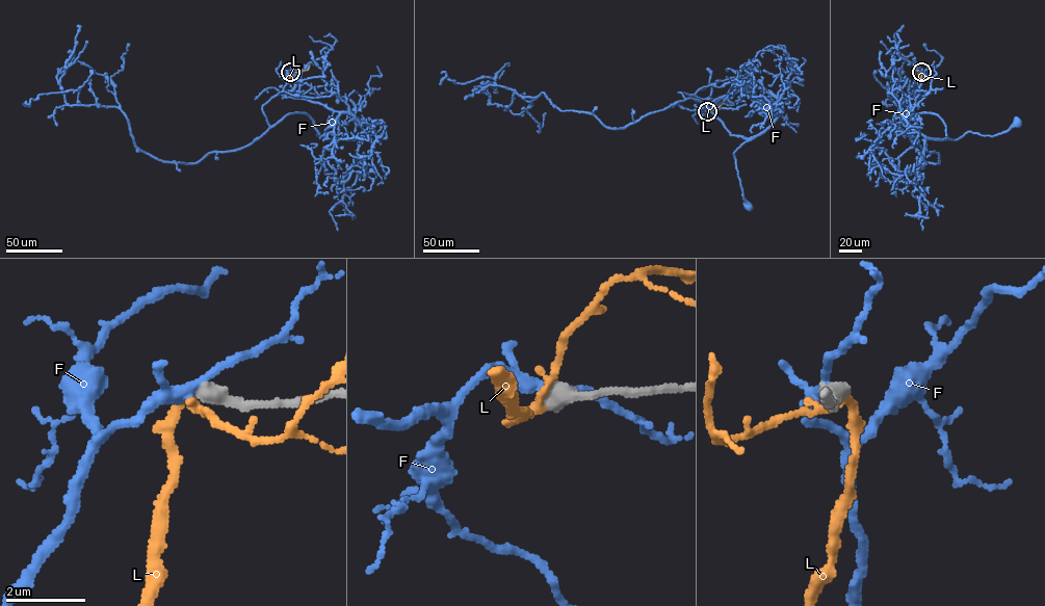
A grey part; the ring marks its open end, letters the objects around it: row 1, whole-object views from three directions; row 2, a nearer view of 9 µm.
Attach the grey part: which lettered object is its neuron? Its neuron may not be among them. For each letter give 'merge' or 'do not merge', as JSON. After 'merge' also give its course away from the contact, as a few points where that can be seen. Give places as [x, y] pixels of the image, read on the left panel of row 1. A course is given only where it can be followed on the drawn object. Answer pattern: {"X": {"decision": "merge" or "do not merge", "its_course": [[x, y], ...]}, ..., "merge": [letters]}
{"F": {"decision": "do not merge"}, "L": {"decision": "merge"}, "merge": ["L"]}

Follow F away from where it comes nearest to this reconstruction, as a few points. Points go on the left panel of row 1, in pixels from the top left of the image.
F: (290, 72), (285, 80), (293, 89), (349, 113), (363, 135), (320, 137), (318, 131), (323, 136), (333, 122)

